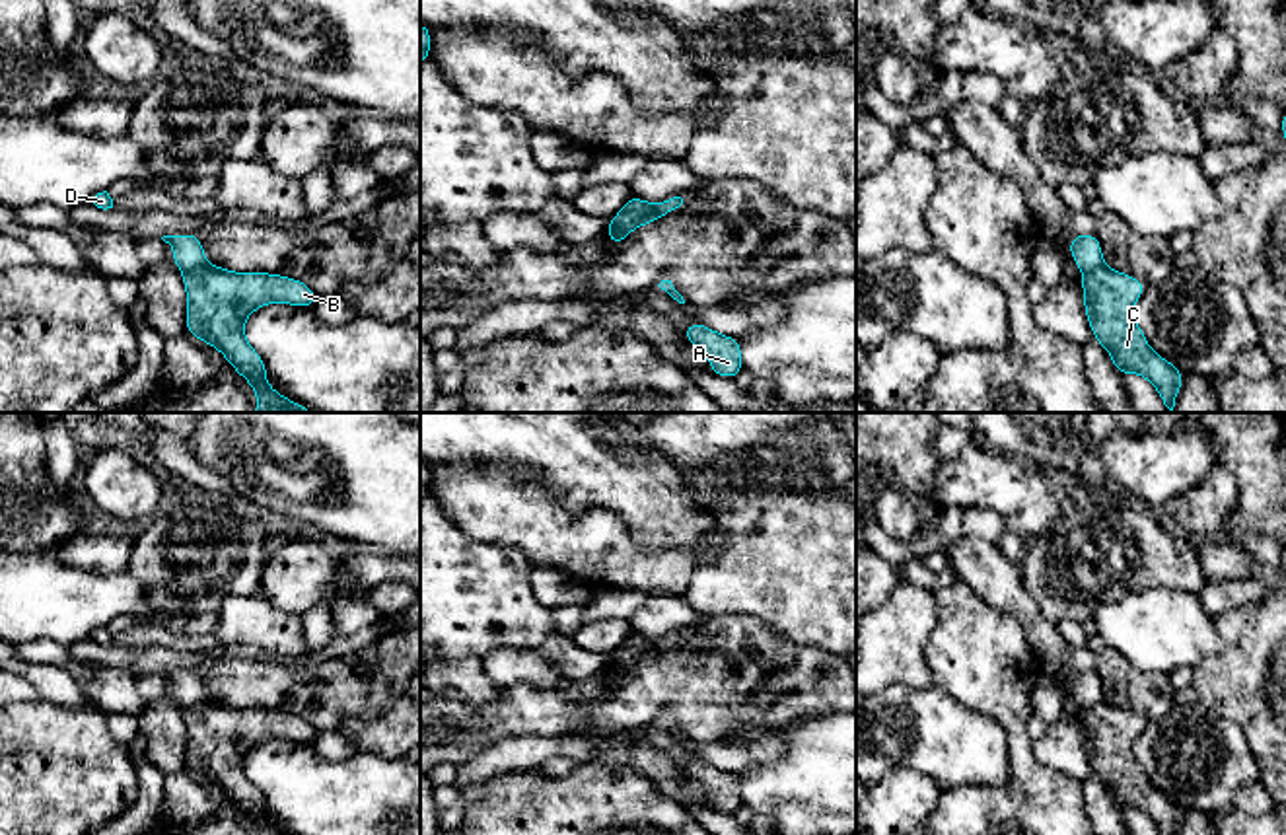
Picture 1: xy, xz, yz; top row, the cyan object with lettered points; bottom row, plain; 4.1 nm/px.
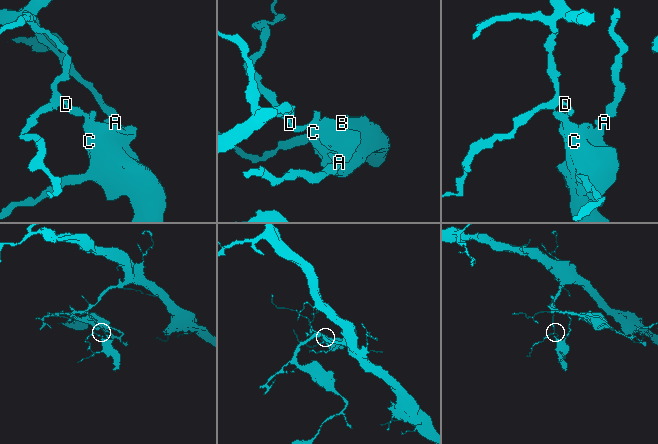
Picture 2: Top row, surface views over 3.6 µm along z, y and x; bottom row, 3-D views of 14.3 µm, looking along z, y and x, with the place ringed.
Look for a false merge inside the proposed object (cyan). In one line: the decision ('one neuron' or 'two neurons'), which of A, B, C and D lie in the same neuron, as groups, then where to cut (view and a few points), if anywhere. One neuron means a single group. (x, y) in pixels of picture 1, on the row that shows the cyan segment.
two neurons; groups A B C / D; cut xy (205, 263), (183, 273)

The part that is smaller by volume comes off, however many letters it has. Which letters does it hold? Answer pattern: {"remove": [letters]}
{"remove": ["A", "B", "C"]}

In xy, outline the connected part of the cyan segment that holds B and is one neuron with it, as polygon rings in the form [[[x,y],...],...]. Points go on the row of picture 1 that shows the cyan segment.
[[[198,267],[183,272],[187,290],[185,329],[218,348],[257,393],[255,413],[313,413],[267,383],[267,368],[245,339],[245,317],[282,302],[313,308],[317,294],[304,282],[268,272],[232,272],[224,267]]]

